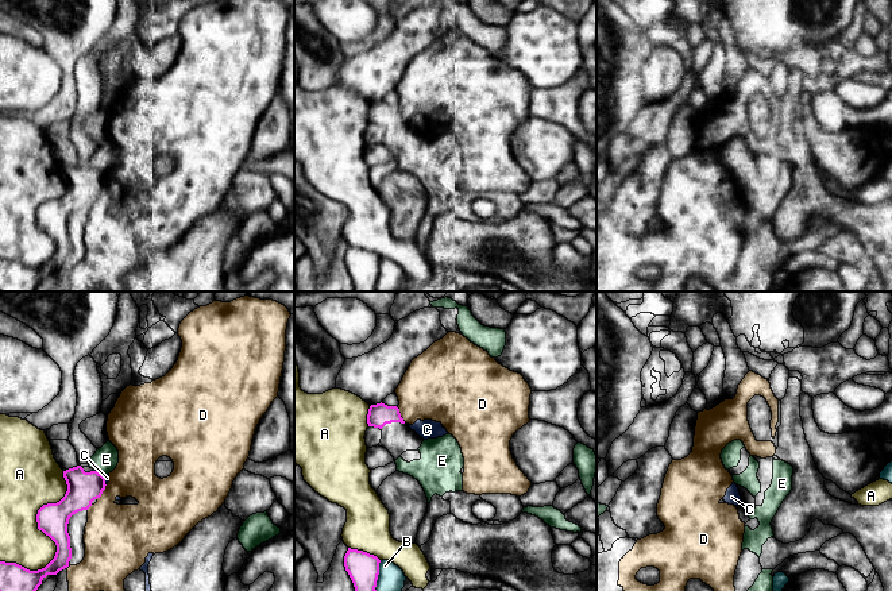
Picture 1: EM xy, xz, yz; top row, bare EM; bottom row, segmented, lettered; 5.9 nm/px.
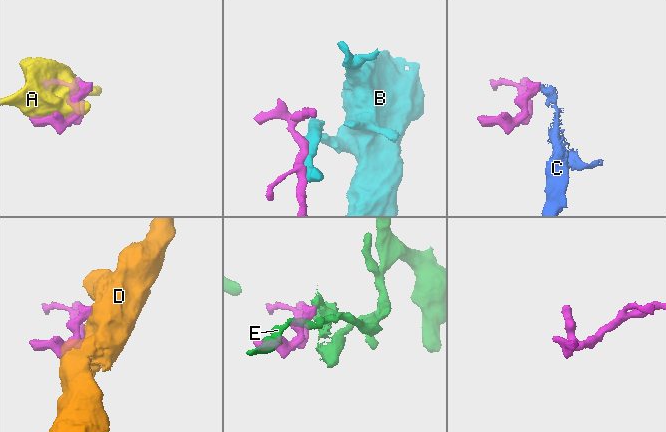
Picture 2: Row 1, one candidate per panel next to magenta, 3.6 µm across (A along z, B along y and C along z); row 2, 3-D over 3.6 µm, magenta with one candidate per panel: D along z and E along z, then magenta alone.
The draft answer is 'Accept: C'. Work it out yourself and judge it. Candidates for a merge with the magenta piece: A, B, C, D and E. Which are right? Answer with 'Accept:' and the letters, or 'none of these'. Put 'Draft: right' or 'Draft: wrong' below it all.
Accept: none of these
Draft: wrong

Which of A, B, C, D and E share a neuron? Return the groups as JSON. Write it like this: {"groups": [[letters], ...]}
{"groups": [["A"], ["B"], ["C"], ["D"], ["E"]]}

